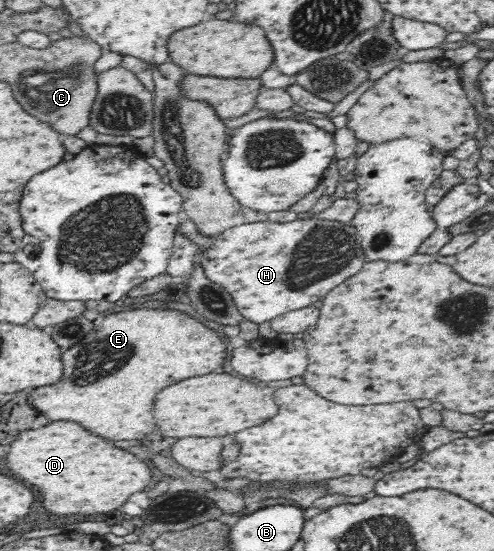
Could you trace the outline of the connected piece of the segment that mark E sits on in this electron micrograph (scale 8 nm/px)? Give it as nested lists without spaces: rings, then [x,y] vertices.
[[[135,309],[115,313],[107,315],[91,333],[87,333],[83,341],[63,351],[61,379],[54,384],[28,390],[27,400],[31,409],[45,416],[50,423],[75,421],[91,435],[111,441],[141,439],[155,429],[153,409],[161,389],[189,377],[215,372],[223,365],[225,357],[225,345],[217,333],[187,314],[163,309]]]

